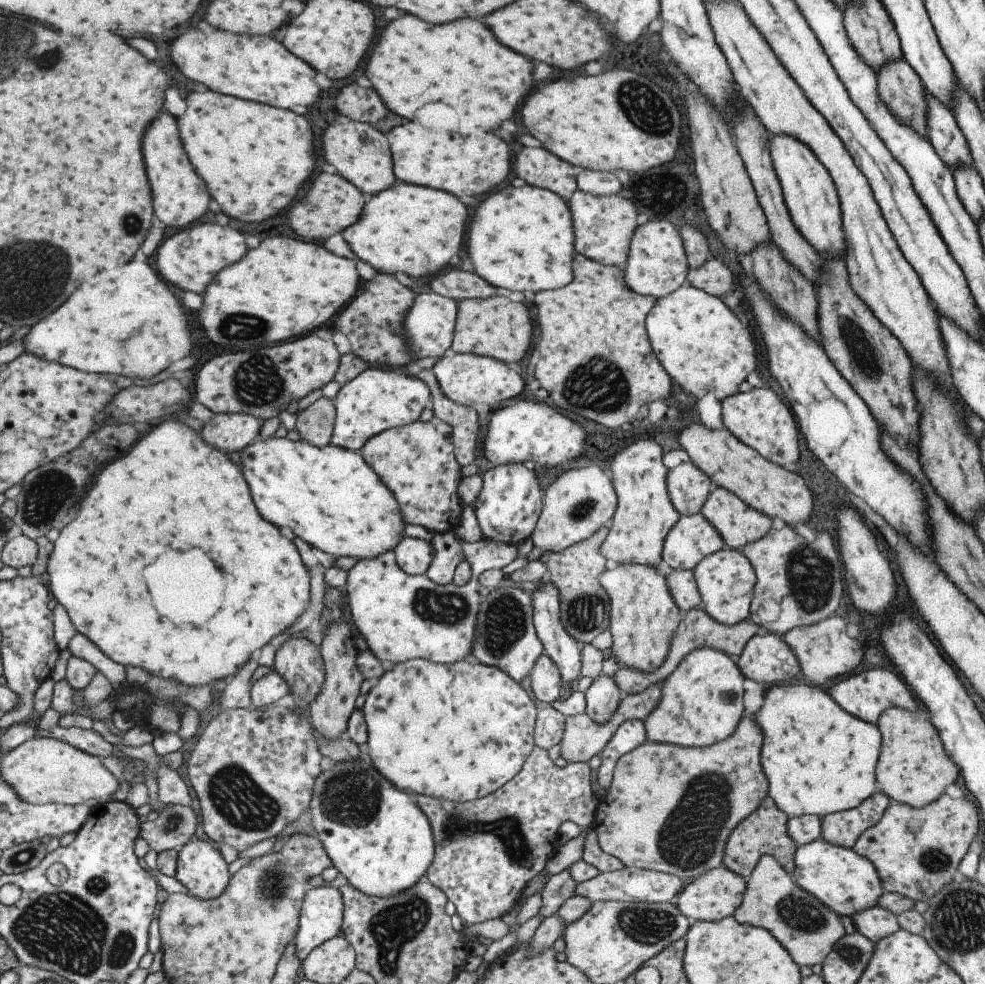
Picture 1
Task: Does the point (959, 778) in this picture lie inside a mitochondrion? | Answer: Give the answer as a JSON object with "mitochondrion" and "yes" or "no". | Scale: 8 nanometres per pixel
{"mitochondrion":"no"}

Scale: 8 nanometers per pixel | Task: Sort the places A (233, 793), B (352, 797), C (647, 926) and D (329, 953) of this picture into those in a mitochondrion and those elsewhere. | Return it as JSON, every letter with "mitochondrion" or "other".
{"A":"mitochondrion","B":"mitochondrion","C":"mitochondrion","D":"other"}

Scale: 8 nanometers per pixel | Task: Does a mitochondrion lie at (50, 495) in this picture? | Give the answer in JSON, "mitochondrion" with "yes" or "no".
{"mitochondrion":"yes"}

